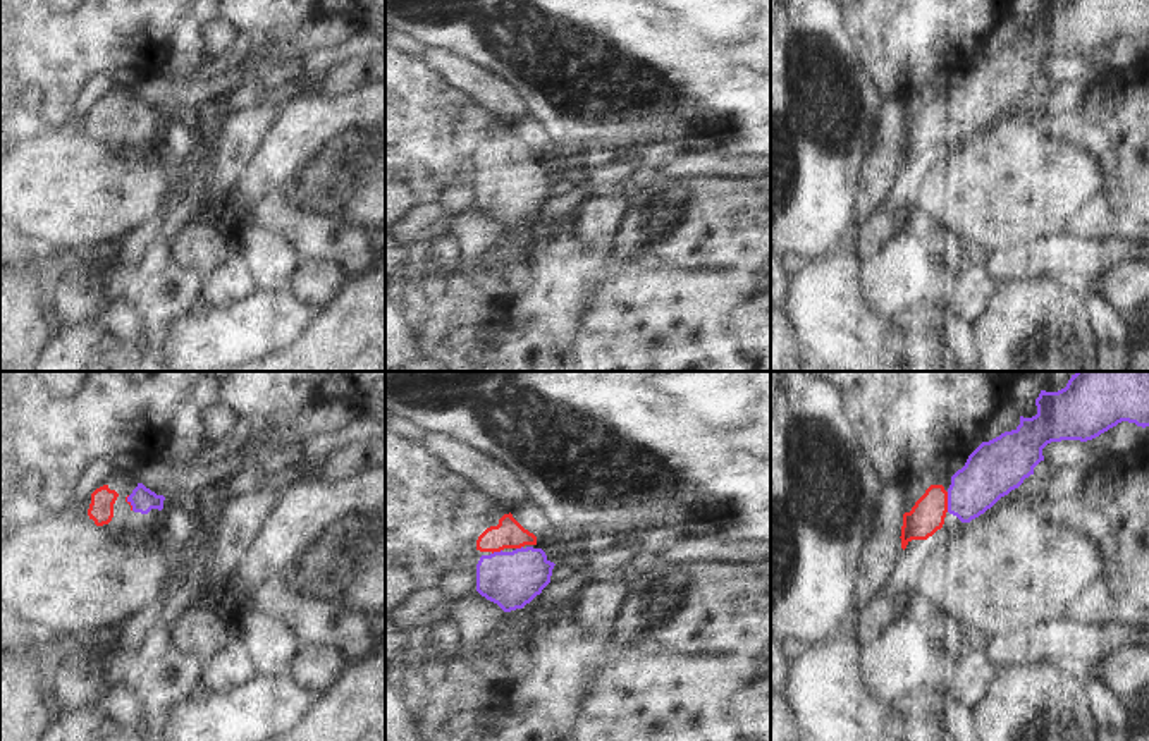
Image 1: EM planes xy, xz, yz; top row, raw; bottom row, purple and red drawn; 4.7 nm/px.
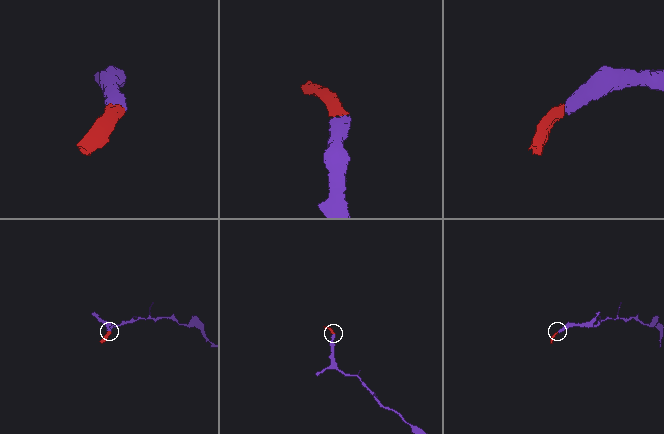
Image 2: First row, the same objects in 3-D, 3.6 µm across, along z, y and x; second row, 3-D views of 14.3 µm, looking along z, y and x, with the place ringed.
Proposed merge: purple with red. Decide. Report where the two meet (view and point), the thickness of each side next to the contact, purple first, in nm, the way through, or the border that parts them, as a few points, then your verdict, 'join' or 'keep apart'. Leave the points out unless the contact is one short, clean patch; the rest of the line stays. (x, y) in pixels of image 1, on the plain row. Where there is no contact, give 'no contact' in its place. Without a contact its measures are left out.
yz (948, 117) | 260/160 nm | across yz (991, 86), (964, 114), (948, 117), (940, 117), (927, 129) | join

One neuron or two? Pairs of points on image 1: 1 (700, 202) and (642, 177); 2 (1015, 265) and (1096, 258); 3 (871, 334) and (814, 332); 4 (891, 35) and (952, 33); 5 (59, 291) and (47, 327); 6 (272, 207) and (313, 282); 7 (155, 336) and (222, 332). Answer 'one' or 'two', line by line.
1: two
2: one
3: one
4: one
5: two
6: two
7: two

